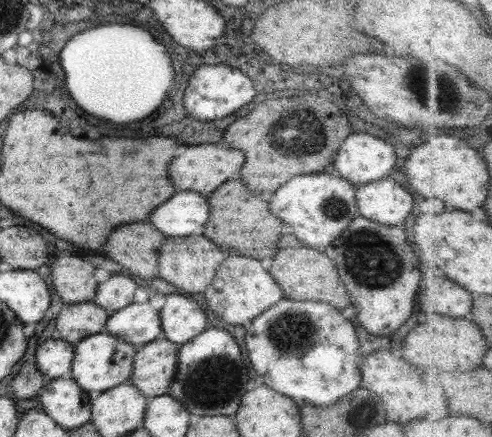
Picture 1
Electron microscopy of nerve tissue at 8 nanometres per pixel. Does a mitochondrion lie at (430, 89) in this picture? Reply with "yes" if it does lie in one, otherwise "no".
yes

